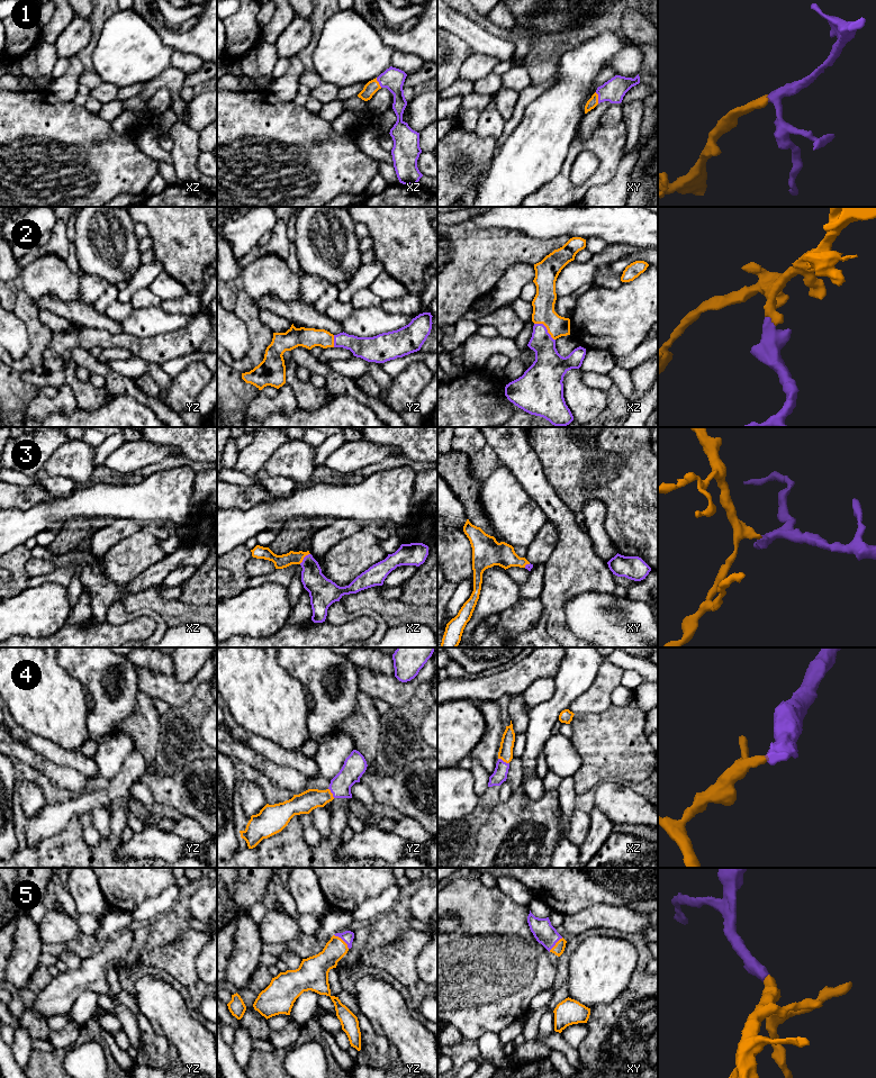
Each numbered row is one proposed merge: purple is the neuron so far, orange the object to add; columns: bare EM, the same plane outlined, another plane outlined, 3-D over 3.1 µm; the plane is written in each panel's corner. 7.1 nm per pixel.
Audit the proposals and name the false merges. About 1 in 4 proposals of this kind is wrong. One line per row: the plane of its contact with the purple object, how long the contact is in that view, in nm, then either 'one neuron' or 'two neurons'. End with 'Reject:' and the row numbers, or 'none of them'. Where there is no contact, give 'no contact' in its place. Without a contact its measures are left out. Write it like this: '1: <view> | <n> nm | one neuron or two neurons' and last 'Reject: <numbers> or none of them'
1: xy | 80 nm | one neuron
2: xz | 200 nm | one neuron
3: xz | 110 nm | one neuron
4: xz | 90 nm | one neuron
5: yz | 150 nm | one neuron
Reject: none of them

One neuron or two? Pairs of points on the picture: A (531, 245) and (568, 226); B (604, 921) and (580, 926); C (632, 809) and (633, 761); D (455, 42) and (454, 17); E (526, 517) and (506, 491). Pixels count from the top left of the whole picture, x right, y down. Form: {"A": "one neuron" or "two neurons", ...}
{"A": "two neurons", "B": "one neuron", "C": "two neurons", "D": "two neurons", "E": "one neuron"}

